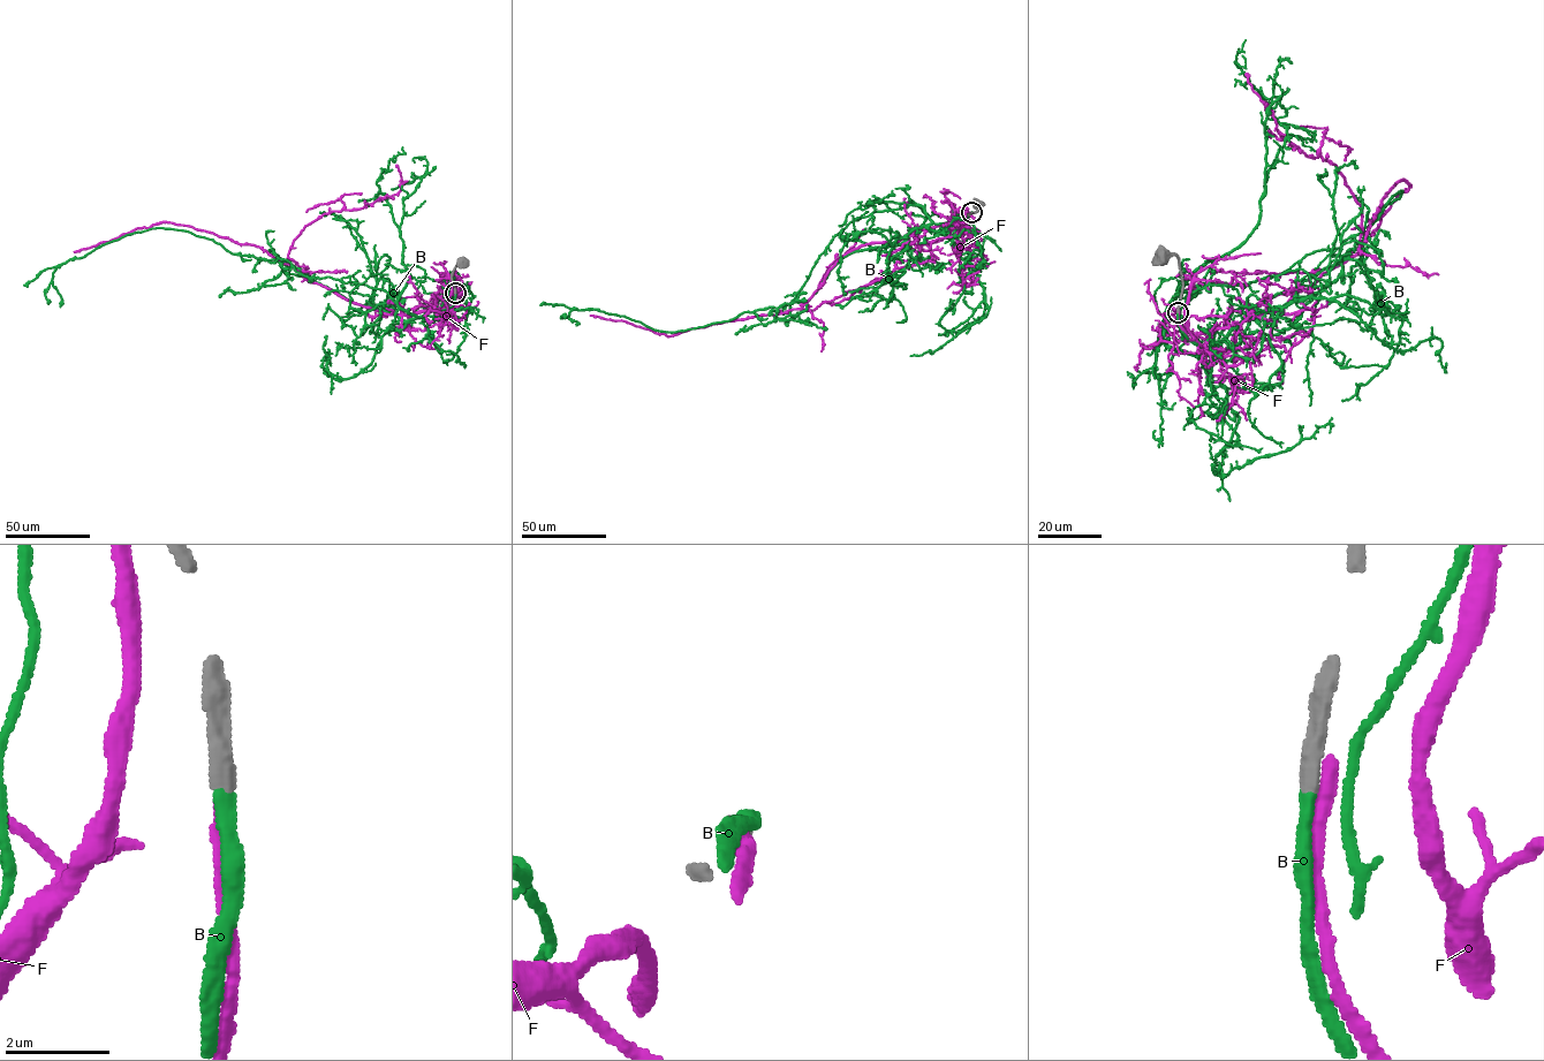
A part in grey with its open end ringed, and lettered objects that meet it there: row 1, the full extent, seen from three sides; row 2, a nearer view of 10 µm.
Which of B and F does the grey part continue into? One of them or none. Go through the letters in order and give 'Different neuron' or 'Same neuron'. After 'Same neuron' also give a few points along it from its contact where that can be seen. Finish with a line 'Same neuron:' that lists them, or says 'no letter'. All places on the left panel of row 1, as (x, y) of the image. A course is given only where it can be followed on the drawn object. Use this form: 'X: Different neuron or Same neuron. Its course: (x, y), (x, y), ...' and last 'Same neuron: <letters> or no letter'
B: Same neuron. Its course: (455, 293), (452, 305), (403, 320), (346, 300), (286, 262), (153, 228), (60, 265), (52, 283), (60, 307)
F: Different neuron
Same neuron: B

